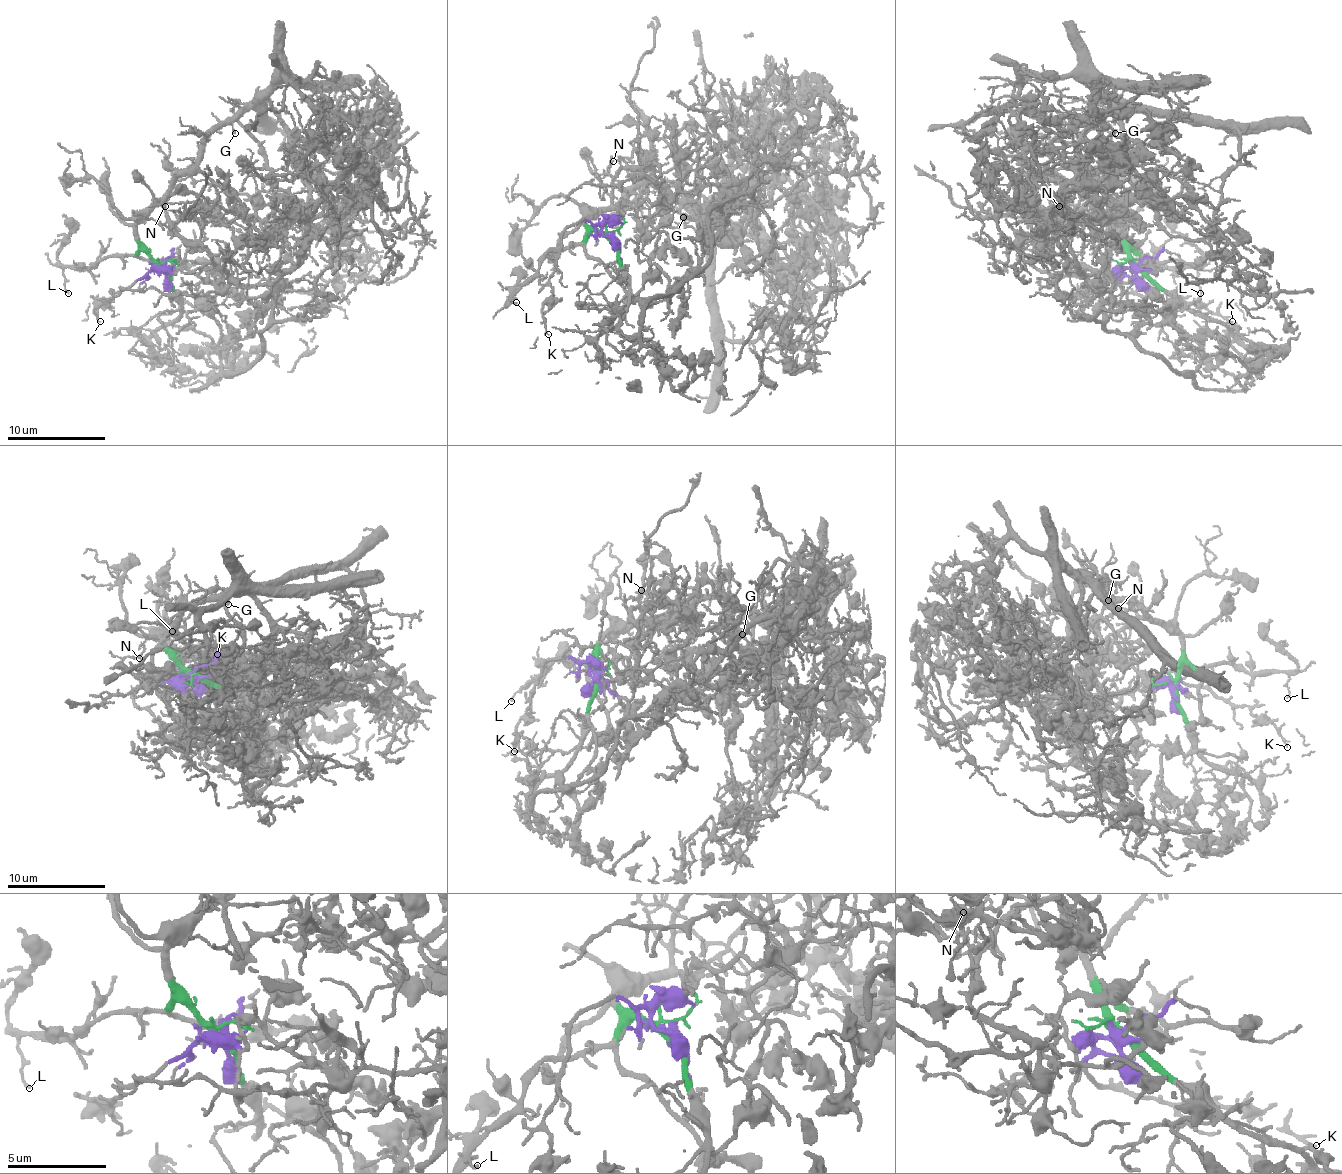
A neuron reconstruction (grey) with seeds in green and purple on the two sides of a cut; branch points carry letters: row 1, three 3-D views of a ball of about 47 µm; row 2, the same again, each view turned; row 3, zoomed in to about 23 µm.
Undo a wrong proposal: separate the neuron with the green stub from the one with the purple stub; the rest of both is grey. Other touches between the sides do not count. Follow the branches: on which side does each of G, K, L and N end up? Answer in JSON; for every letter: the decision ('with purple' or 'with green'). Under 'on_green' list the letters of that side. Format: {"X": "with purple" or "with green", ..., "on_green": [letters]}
{"G": "with green", "K": "with purple", "L": "with green", "N": "with green", "on_green": ["G", "L", "N"]}

